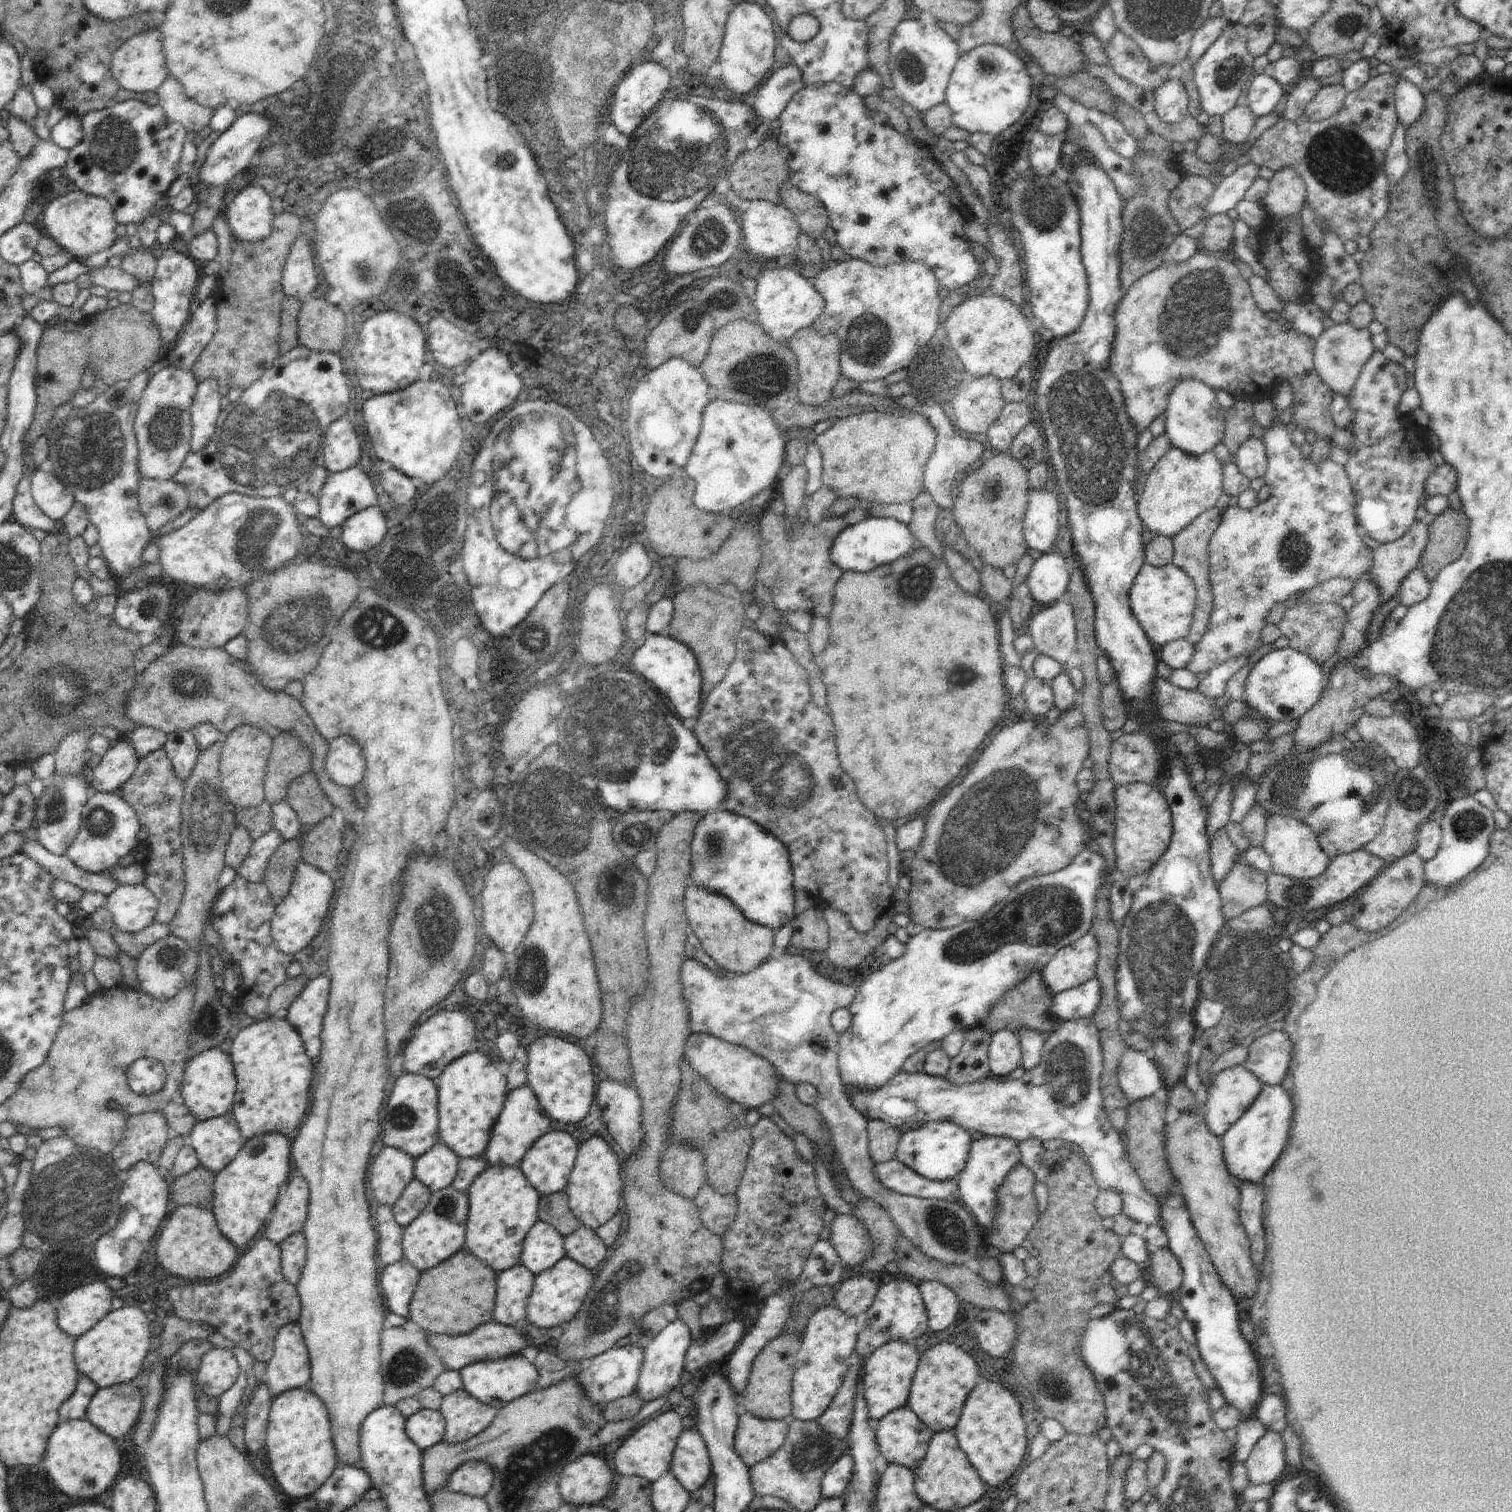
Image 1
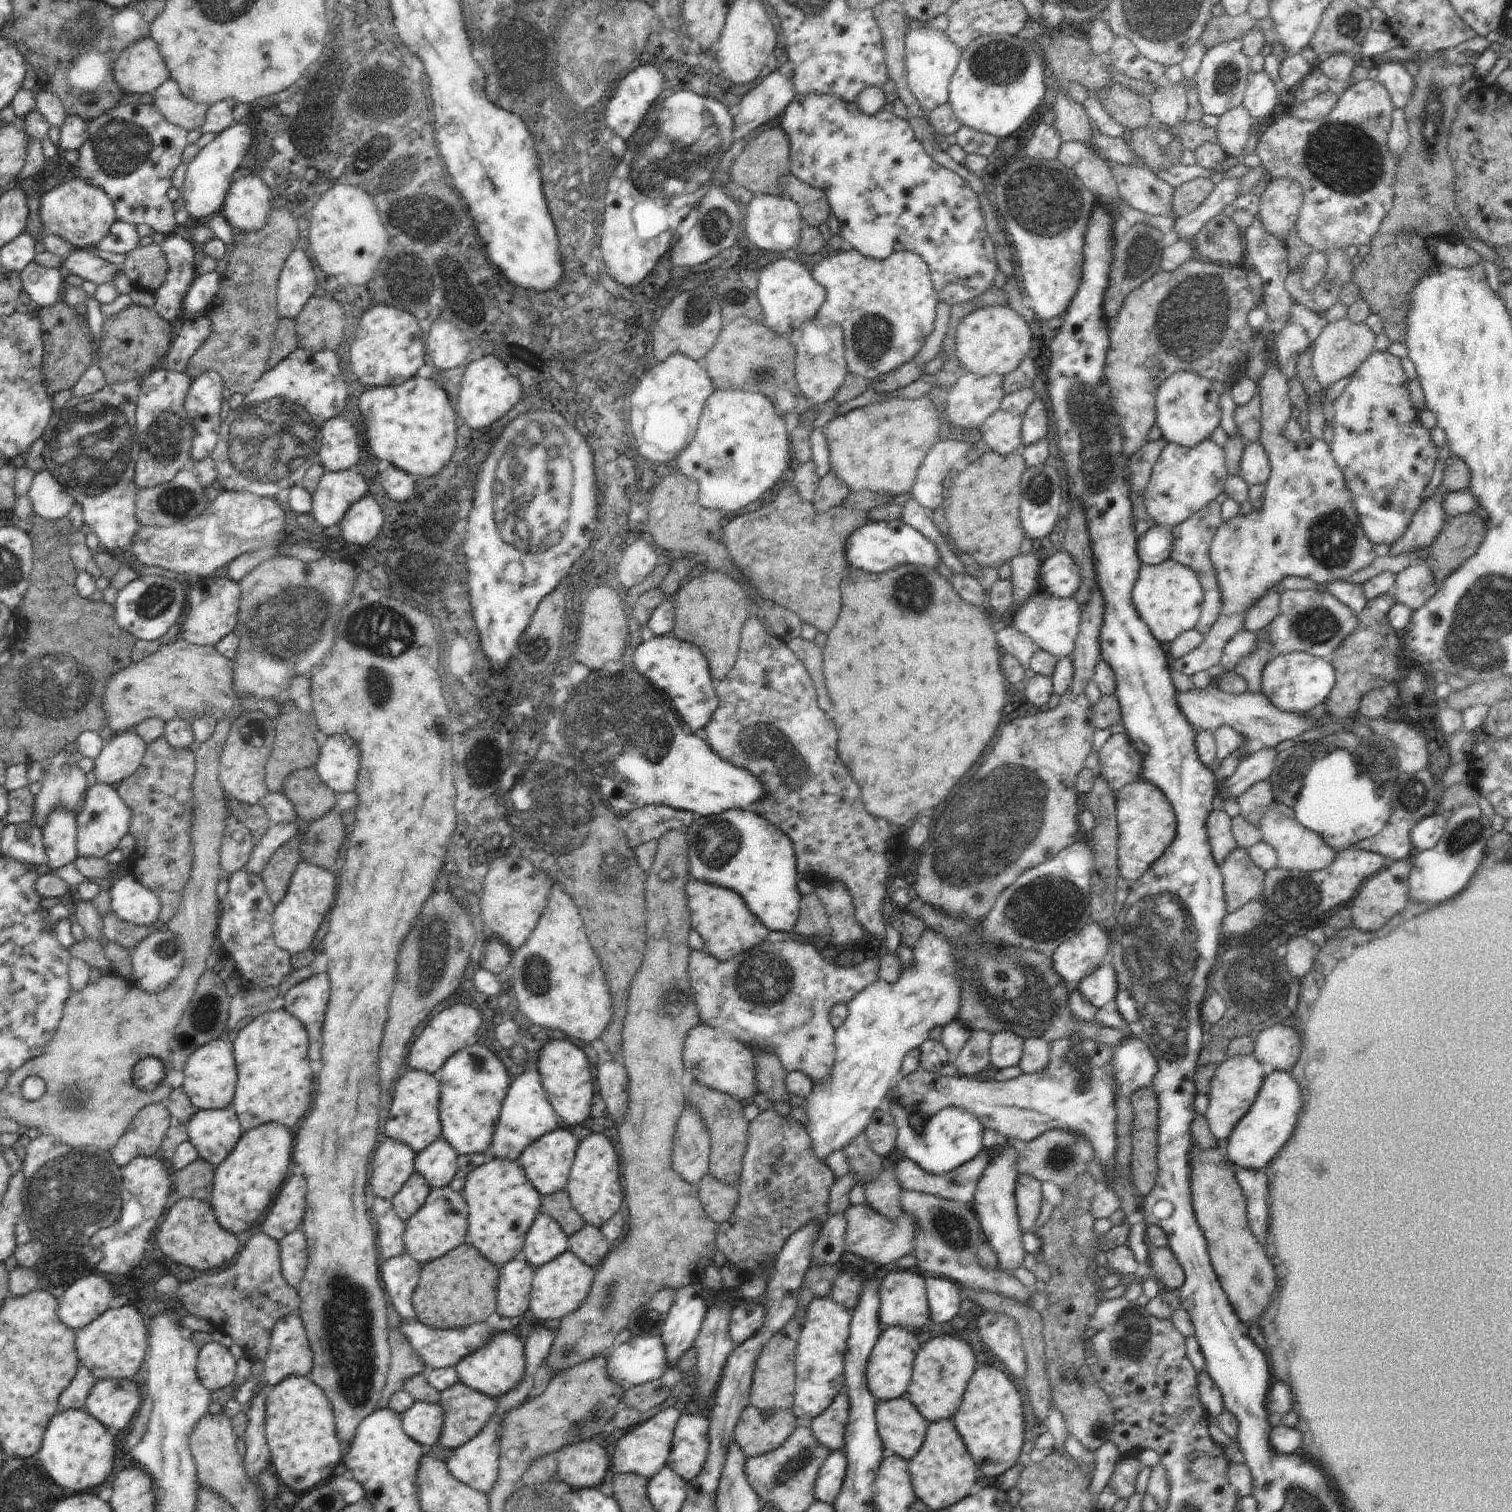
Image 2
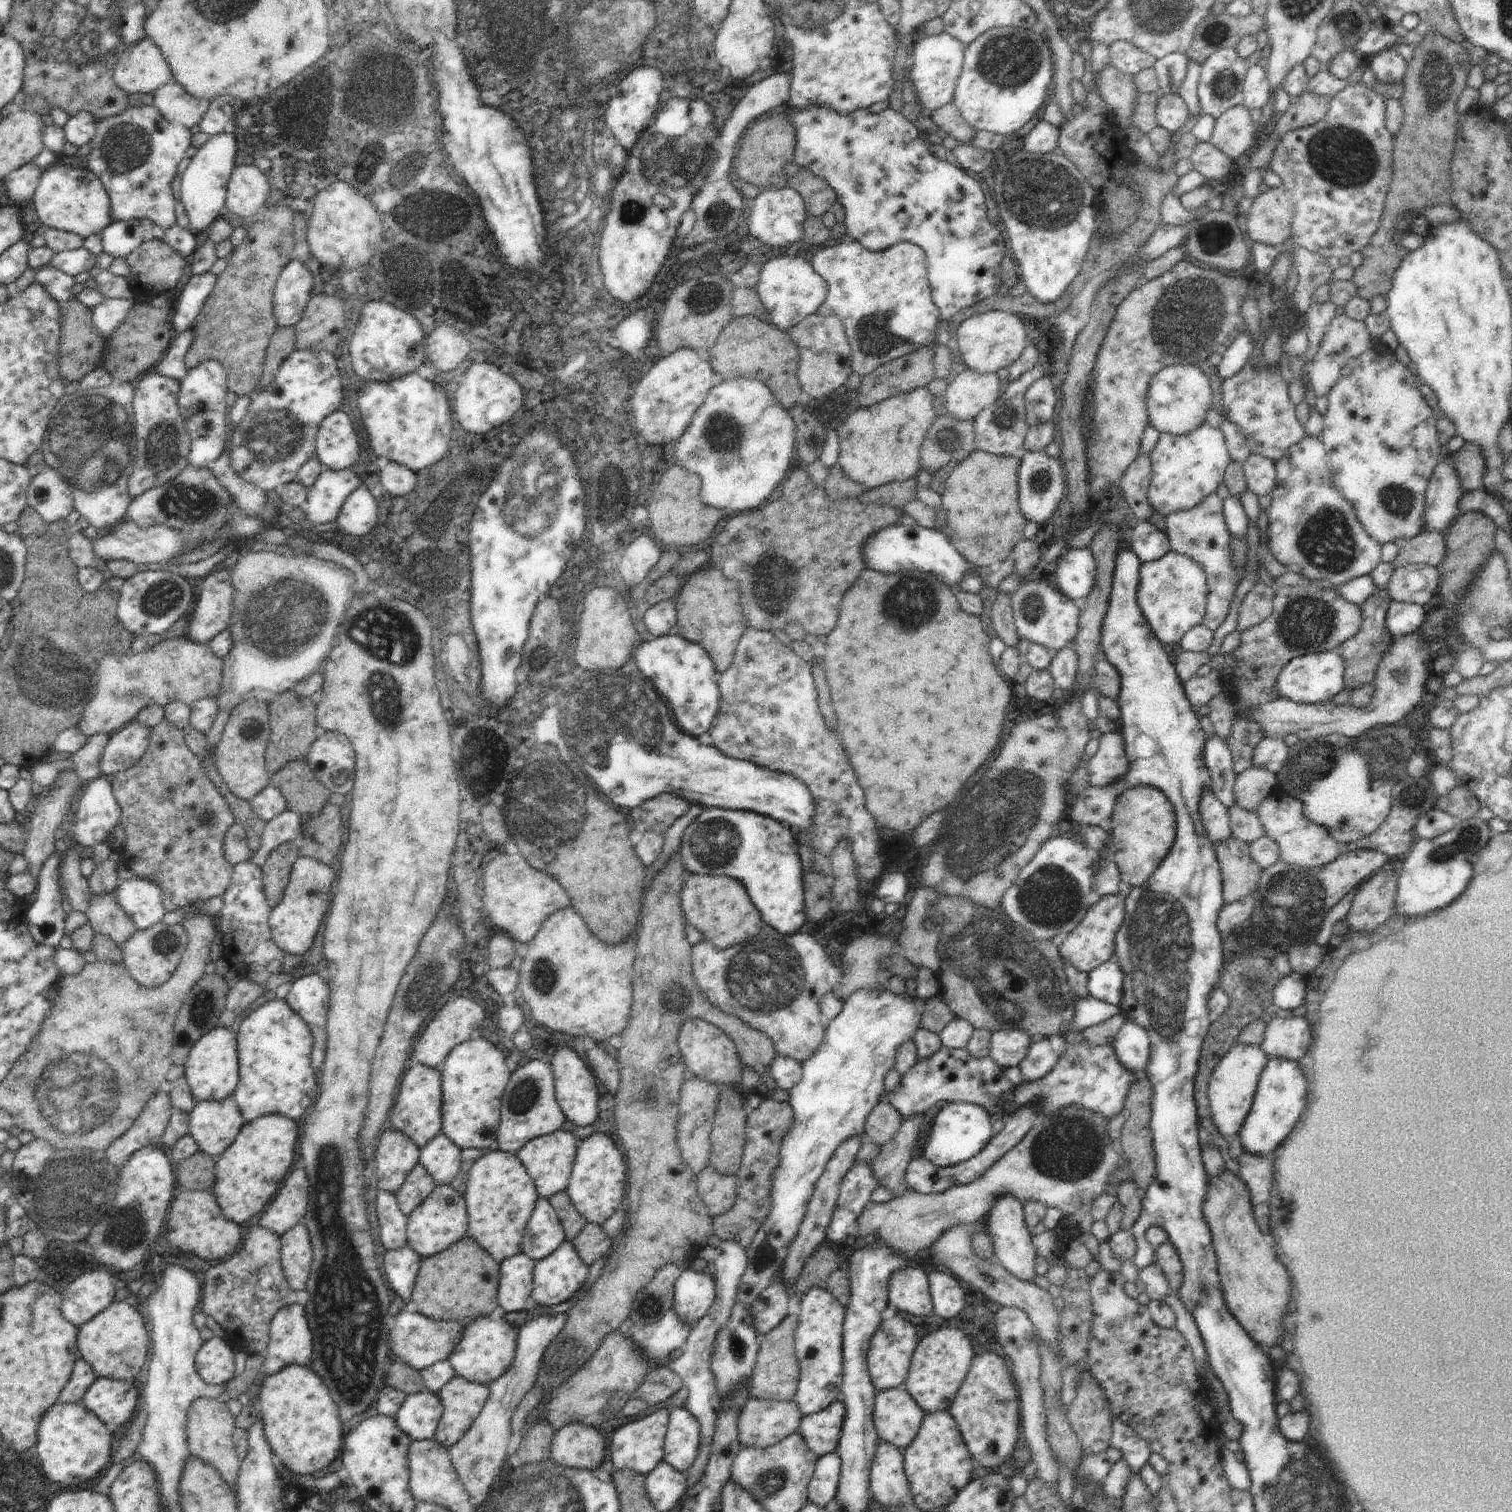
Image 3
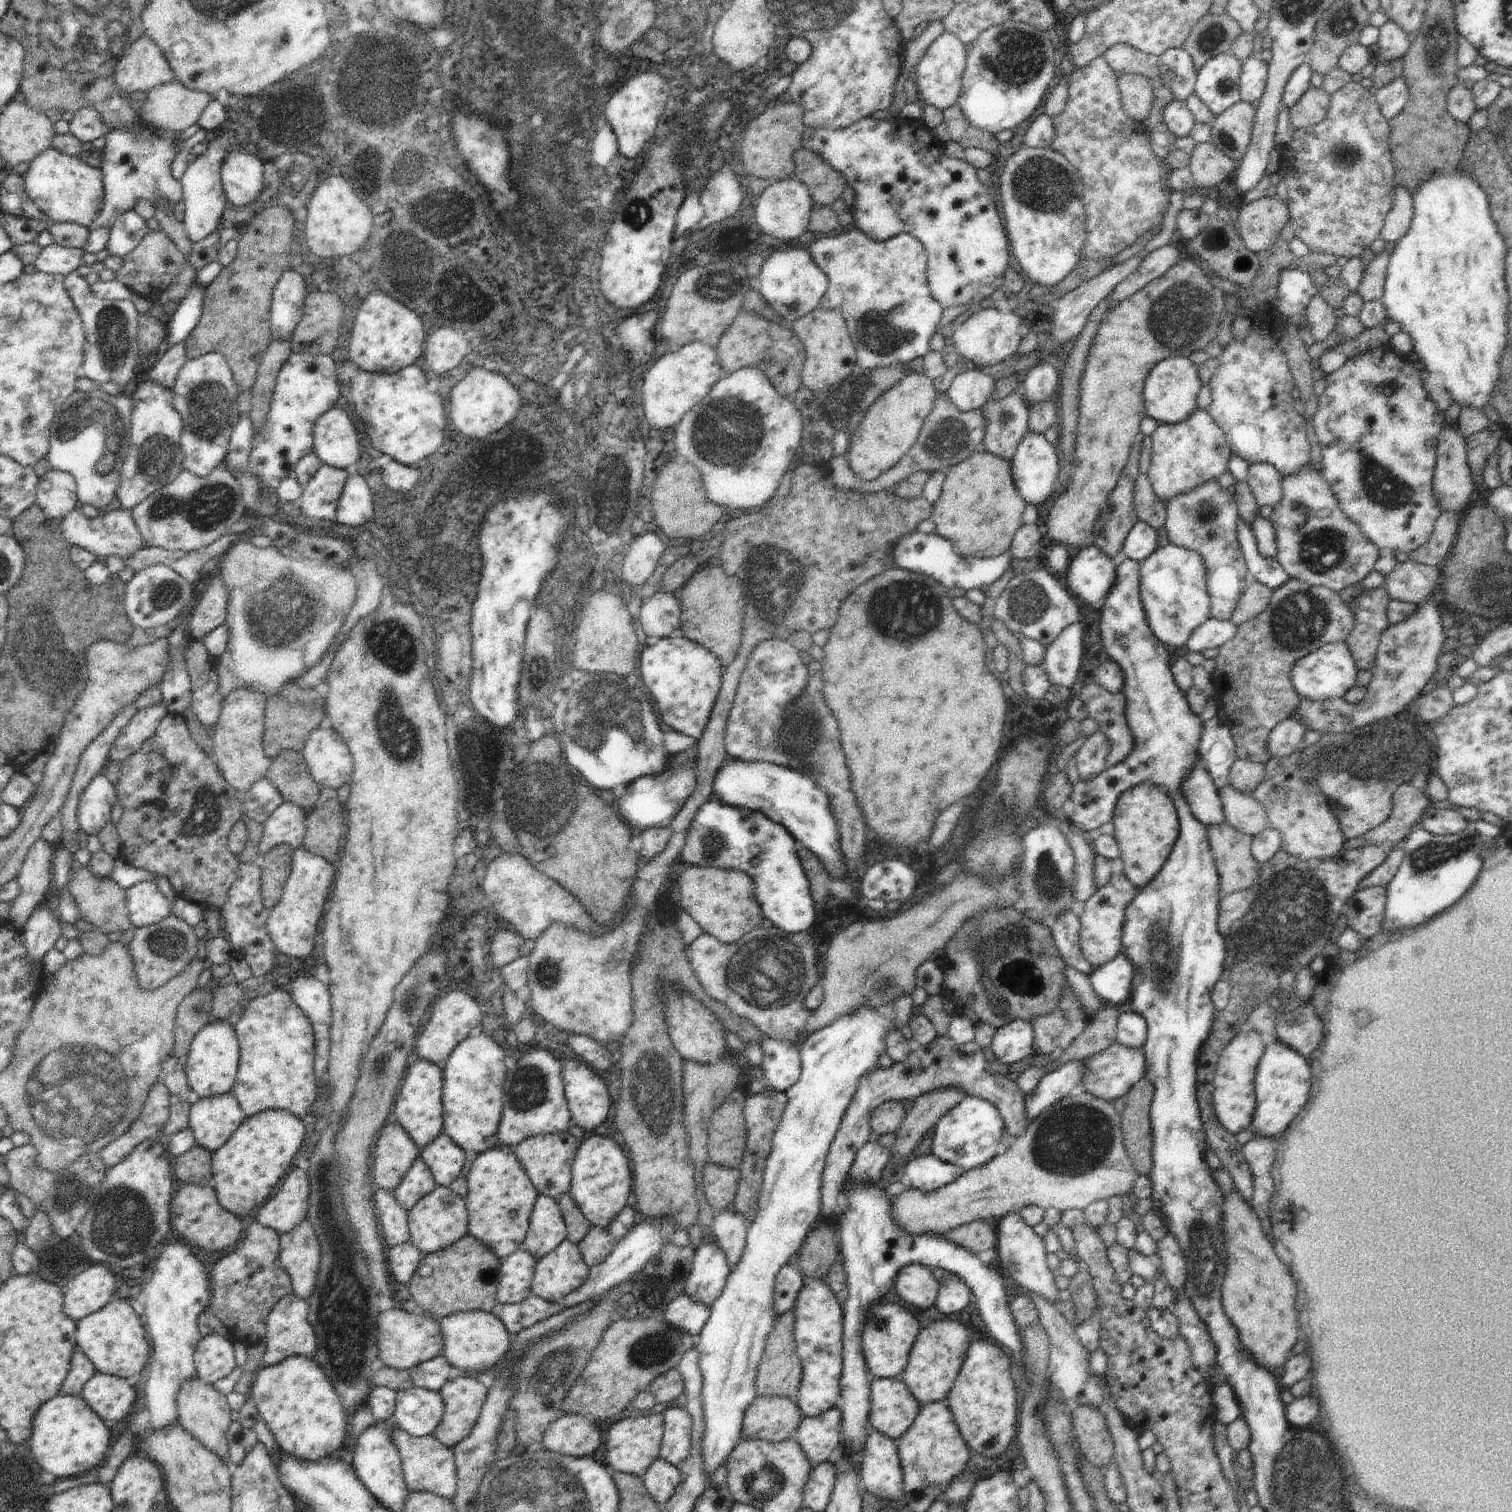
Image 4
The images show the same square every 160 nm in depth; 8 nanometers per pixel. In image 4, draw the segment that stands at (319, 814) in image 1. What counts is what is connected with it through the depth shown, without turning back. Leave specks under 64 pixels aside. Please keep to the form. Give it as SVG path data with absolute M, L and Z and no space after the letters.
M283 750L270 765L265 778L271 780L274 786L280 791L284 801L293 802L307 812L312 811L323 800L320 797L322 786L318 784L309 773L303 754L293 750Z

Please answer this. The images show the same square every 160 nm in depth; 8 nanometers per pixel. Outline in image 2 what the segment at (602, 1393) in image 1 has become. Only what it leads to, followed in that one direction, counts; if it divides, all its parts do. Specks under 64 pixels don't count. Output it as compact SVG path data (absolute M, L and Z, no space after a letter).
M661 1336L630 1337L607 1353L607 1377L624 1392L633 1386L660 1379L668 1370L665 1354Z

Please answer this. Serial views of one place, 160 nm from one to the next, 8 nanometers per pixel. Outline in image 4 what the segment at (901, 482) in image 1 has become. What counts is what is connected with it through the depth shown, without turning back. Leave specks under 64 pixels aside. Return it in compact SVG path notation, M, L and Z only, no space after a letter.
M910 372L880 396L860 421L849 441L846 457L853 473L862 481L871 481L896 466L914 446L926 417L934 408L938 393L934 381L925 373Z

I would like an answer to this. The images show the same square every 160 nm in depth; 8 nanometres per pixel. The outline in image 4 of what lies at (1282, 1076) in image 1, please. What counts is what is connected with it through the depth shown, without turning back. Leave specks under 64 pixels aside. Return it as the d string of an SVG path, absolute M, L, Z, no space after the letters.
M1309 1002L1293 1011L1280 1012L1275 1024L1275 1034L1283 1045L1310 1058L1320 1048L1325 1029Z

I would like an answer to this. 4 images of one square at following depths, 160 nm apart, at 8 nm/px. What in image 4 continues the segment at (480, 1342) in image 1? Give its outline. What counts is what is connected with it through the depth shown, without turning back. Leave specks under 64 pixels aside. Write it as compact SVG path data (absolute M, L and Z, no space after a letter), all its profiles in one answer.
M393 1308L380 1313L377 1321L377 1348L379 1357L387 1367L413 1370L419 1364L438 1357L444 1348L445 1340L441 1324L432 1317L416 1315L402 1308Z

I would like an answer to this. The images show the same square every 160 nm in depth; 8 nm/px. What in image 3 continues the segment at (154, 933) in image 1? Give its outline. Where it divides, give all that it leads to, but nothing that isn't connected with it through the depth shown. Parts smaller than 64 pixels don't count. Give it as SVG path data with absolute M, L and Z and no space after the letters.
M114 893L92 894L89 909L85 913L96 934L108 935L119 945L139 931L134 921L118 906Z

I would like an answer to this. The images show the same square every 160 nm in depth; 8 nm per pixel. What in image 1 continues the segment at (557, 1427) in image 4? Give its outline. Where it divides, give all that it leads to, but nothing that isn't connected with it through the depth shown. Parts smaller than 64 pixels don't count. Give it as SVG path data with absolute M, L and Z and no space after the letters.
M595 1451L591 1455L584 1454L578 1458L578 1460L571 1462L562 1471L559 1480L559 1493L561 1494L561 1499L575 1507L580 1505L602 1505L603 1500L610 1495L612 1490L613 1476L613 1470L606 1465L605 1460L599 1458L595 1454Z

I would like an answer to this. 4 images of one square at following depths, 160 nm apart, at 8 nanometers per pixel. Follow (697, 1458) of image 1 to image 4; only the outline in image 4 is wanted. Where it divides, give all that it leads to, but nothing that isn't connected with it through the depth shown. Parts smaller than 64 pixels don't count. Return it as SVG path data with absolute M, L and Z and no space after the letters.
M662 1408L665 1416L663 1439L659 1458L680 1468L688 1458L691 1447L693 1420L685 1408Z

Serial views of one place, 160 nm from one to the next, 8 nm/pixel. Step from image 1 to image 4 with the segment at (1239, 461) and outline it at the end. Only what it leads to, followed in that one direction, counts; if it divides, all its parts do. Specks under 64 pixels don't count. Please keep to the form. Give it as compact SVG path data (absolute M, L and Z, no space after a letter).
M1254 463L1250 465L1245 481L1254 493L1257 505L1274 506L1283 493L1282 479L1284 476L1270 463Z

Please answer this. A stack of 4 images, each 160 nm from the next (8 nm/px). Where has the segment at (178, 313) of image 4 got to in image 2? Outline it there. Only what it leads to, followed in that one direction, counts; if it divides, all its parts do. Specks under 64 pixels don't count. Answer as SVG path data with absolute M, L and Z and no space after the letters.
M216 270L195 277L184 297L180 322L209 310L221 286L221 274Z

